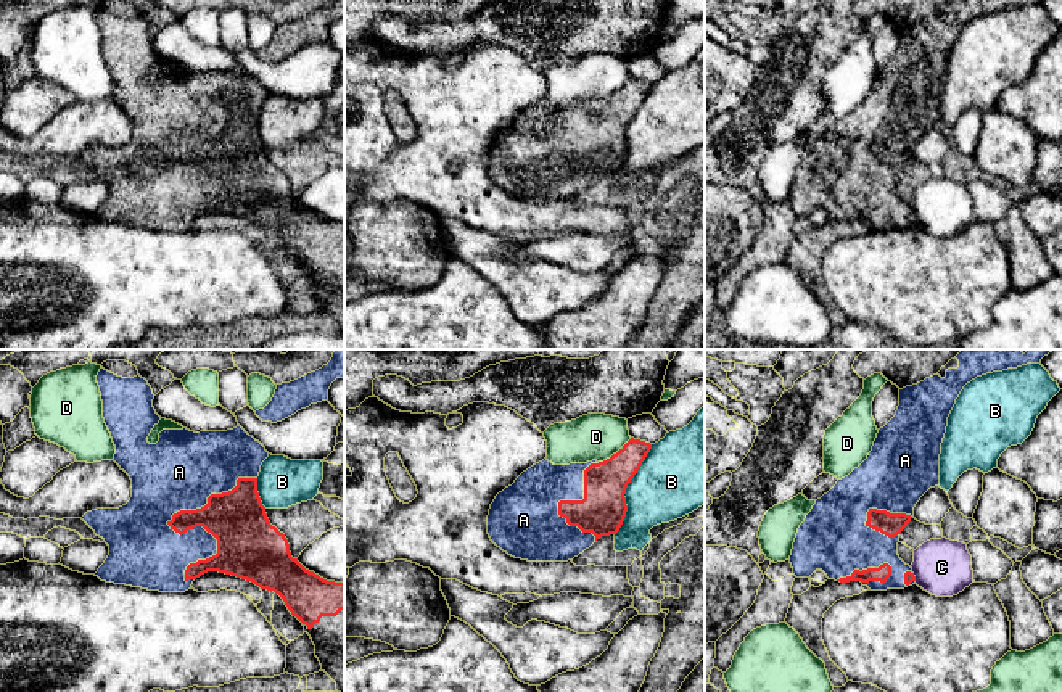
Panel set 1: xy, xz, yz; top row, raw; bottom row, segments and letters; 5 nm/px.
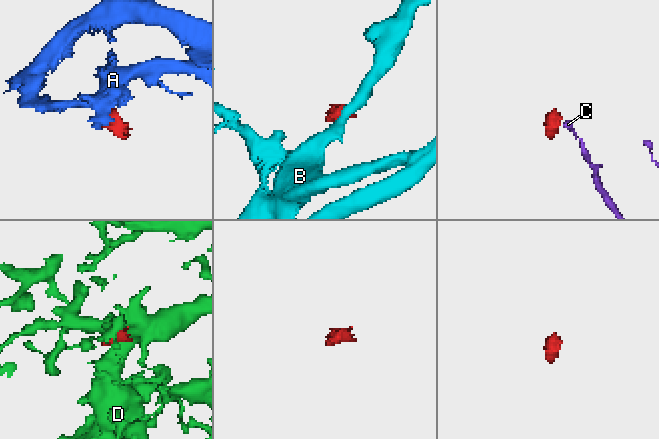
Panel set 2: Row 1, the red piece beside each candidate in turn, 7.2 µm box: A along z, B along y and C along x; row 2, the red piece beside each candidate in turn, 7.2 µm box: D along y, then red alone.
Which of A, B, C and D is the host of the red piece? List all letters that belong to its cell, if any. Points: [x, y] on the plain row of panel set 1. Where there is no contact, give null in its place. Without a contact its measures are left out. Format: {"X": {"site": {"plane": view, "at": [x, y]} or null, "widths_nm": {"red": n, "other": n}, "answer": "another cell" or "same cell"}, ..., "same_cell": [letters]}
{"A": {"site": {"plane": "xy", "at": [171, 166]}, "widths_nm": {"red": 190, "other": 360}, "answer": "same cell"}, "B": {"site": {"plane": "xz", "at": [625, 129]}, "widths_nm": {"red": 240, "other": 360}, "answer": "another cell"}, "C": {"site": {"plane": "yz", "at": [914, 216]}, "widths_nm": {"red": 50, "other": 280}, "answer": "another cell"}, "D": {"site": {"plane": "xz", "at": [617, 92]}, "widths_nm": {"red": 220, "other": 240}, "answer": "another cell"}, "same_cell": ["A"]}

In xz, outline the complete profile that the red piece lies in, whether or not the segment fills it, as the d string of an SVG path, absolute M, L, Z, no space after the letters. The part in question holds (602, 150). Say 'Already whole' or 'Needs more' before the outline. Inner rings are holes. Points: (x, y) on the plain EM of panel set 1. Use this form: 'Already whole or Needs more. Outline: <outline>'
Needs more. Outline: M631 77L616 93L603 101L554 105L547 98L523 111L512 126L499 132L488 154L491 180L515 198L528 201L568 201L589 188L602 175L616 174L624 161L626 127L640 108L652 84Z

